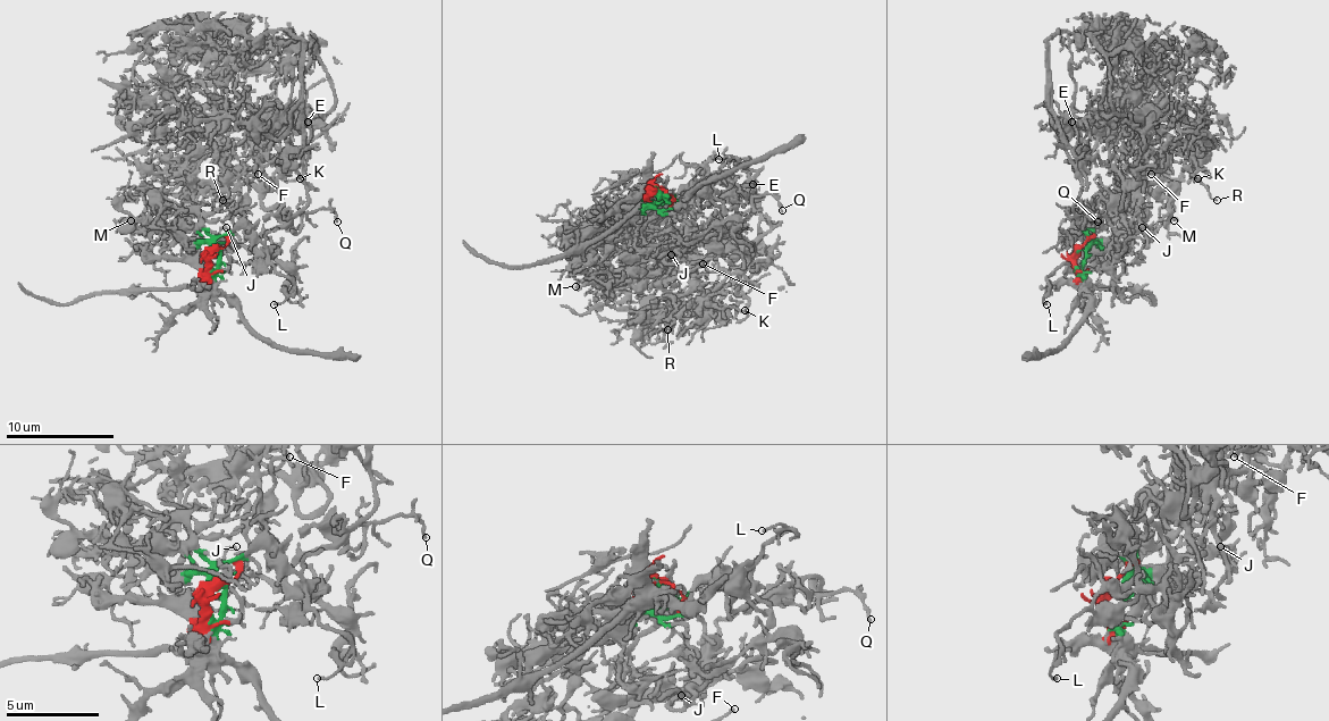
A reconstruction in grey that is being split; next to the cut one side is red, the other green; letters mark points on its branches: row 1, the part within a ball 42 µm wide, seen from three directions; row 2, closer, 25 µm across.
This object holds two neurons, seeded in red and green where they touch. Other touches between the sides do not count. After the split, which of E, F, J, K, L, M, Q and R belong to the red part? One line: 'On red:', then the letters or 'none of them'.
On red: none of them

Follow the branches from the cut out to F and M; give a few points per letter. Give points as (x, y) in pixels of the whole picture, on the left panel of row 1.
F: (216, 251), (216, 242), (202, 224), (227, 199), (221, 191), (224, 148), (233, 164), (257, 175)
M: (216, 251), (192, 237), (198, 228), (198, 207), (186, 196), (159, 194), (129, 220)

